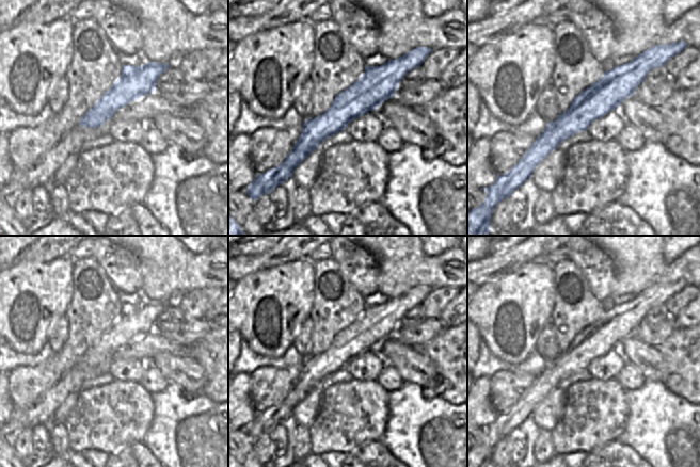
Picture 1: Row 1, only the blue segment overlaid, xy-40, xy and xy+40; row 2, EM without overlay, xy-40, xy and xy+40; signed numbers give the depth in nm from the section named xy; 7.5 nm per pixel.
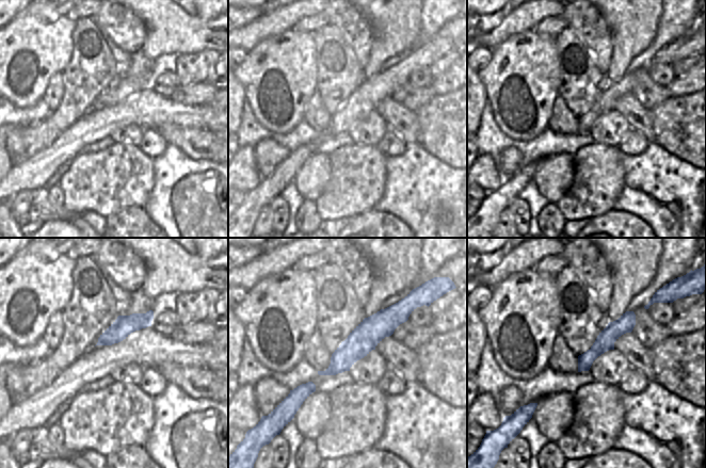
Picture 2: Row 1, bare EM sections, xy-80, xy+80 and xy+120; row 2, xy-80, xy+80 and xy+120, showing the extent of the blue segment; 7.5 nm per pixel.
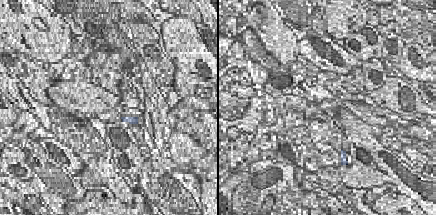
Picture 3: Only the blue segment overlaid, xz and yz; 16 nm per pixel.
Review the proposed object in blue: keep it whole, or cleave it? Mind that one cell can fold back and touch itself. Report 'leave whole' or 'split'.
leave whole

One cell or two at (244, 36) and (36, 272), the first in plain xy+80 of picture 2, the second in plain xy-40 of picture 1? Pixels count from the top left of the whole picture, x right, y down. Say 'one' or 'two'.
two

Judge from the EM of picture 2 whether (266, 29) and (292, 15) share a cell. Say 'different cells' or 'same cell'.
same cell

